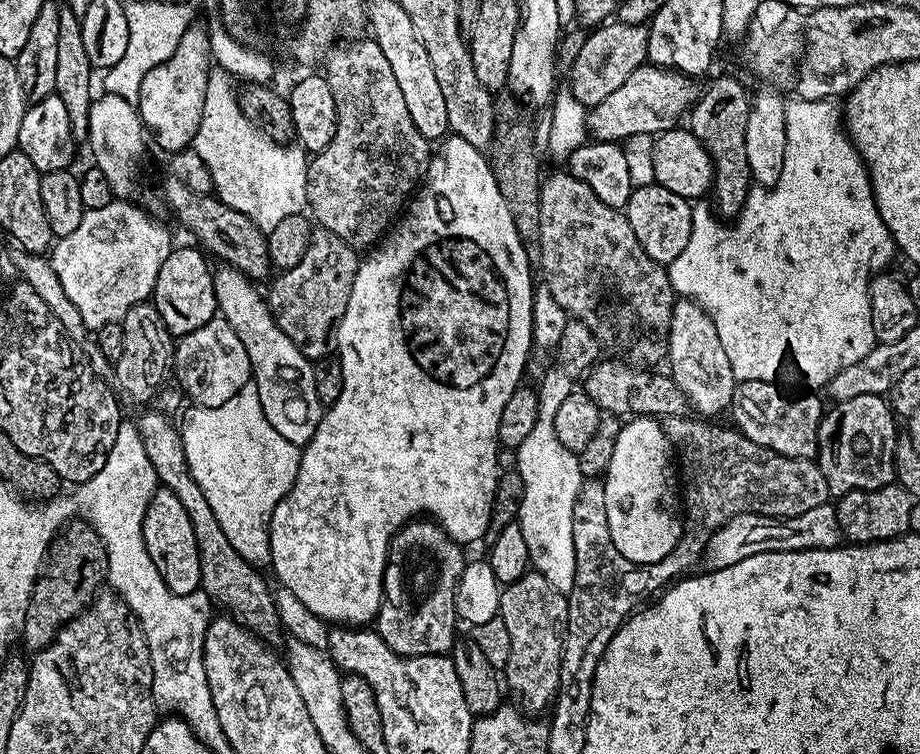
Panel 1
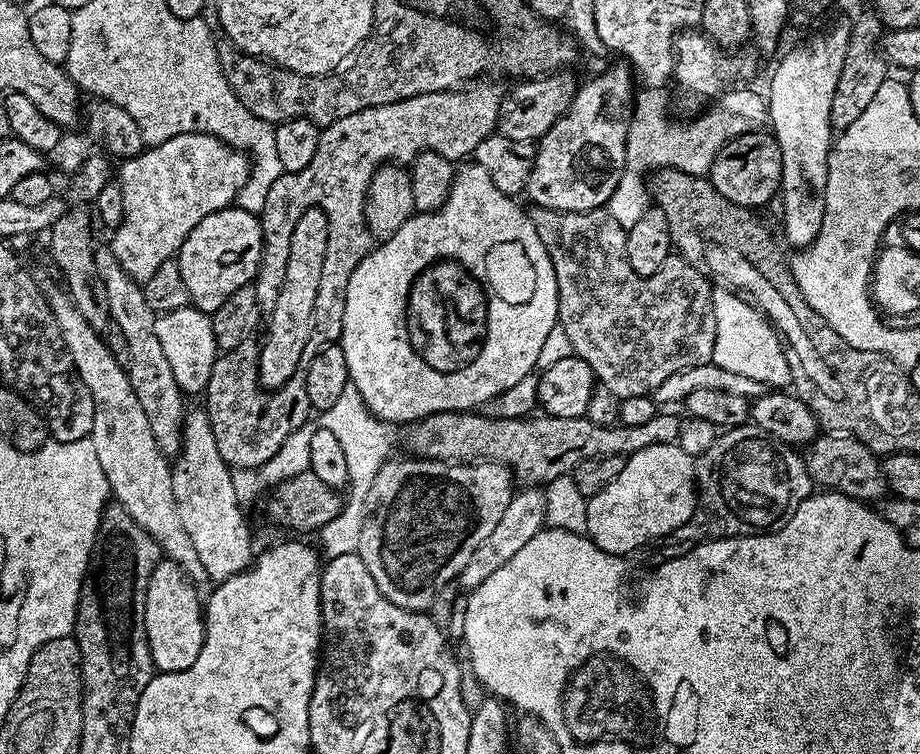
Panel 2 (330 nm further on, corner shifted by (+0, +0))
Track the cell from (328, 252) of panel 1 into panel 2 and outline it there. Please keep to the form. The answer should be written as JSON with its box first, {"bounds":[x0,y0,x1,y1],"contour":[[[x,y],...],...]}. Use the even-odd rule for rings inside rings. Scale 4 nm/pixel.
{"bounds":[204,82,503,468],"contour":[[[472,82],[451,92],[431,92],[418,94],[414,98],[400,99],[398,102],[384,103],[382,106],[367,107],[356,114],[348,114],[336,122],[325,125],[320,132],[318,147],[314,156],[303,170],[284,172],[277,182],[270,186],[266,194],[265,205],[259,212],[260,229],[263,230],[263,252],[256,271],[254,287],[258,294],[261,313],[267,314],[274,310],[274,302],[278,302],[278,294],[282,290],[282,282],[286,279],[286,260],[290,256],[290,236],[302,214],[310,208],[320,208],[330,226],[330,238],[326,242],[326,263],[322,265],[322,282],[318,282],[318,298],[314,301],[312,329],[306,342],[306,350],[302,350],[300,368],[294,370],[294,378],[286,382],[286,386],[275,390],[260,387],[258,374],[258,358],[260,349],[255,343],[249,342],[229,352],[220,352],[214,362],[214,370],[210,370],[210,382],[204,391],[204,409],[210,418],[210,426],[214,430],[214,442],[218,442],[218,454],[228,463],[228,467],[261,468],[278,450],[282,450],[282,442],[294,434],[294,430],[305,427],[309,423],[308,415],[313,411],[310,397],[306,395],[306,370],[310,370],[310,361],[318,350],[328,344],[335,344],[342,334],[342,317],[346,315],[346,288],[350,286],[350,274],[366,258],[374,247],[374,237],[364,217],[364,199],[368,196],[370,178],[386,163],[409,165],[422,151],[434,151],[453,162],[460,162],[471,157],[479,144],[486,137],[493,135],[499,125],[500,108],[503,100],[502,92],[492,82]]]}

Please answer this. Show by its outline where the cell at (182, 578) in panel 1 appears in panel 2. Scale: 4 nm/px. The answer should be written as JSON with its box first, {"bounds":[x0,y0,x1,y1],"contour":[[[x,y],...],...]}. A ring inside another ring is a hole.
{"bounds":[146,559,205,673],"contour":[[[161,559],[160,563],[154,566],[154,574],[150,574],[150,586],[146,590],[146,638],[150,646],[152,662],[157,673],[161,672],[181,672],[190,666],[194,666],[194,658],[204,645],[204,622],[205,613],[202,611],[202,596],[198,593],[197,585],[192,583],[182,566],[178,566],[173,560]]]}

